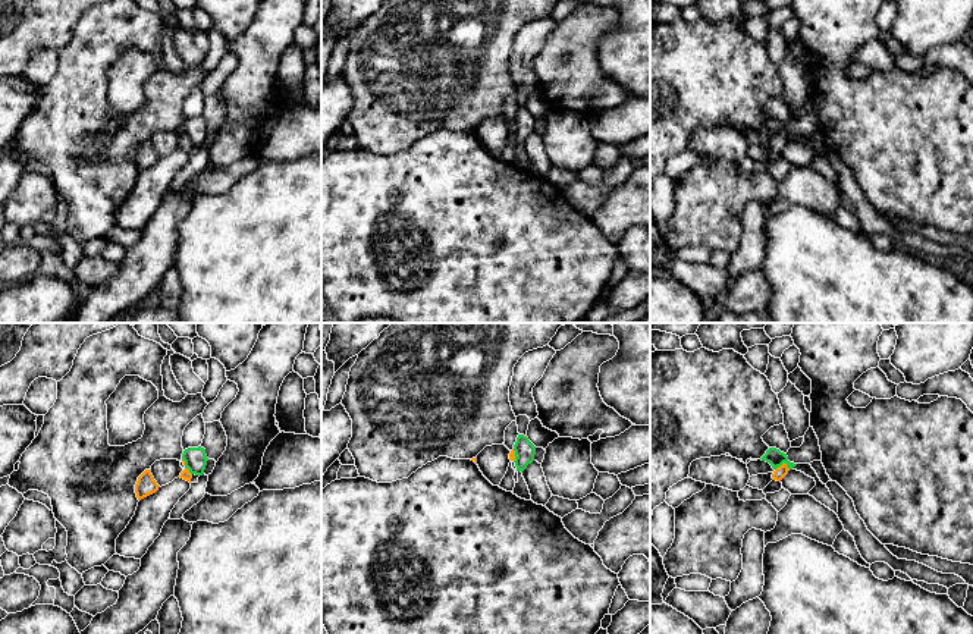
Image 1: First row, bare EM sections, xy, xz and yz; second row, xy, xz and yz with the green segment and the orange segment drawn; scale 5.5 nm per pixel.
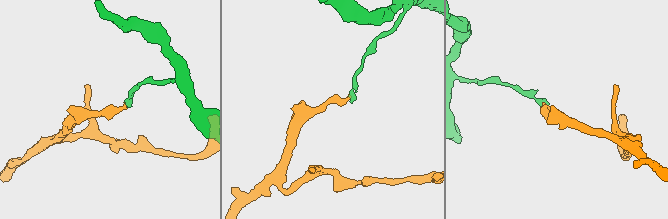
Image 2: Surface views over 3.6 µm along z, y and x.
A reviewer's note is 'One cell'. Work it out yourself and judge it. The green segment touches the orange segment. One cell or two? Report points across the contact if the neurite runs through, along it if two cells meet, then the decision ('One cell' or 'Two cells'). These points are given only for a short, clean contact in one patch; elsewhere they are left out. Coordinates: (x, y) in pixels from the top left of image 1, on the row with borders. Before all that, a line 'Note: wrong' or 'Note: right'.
Note: wrong
Boundary: yz (790, 468), (782, 463), (775, 470). Two cells

